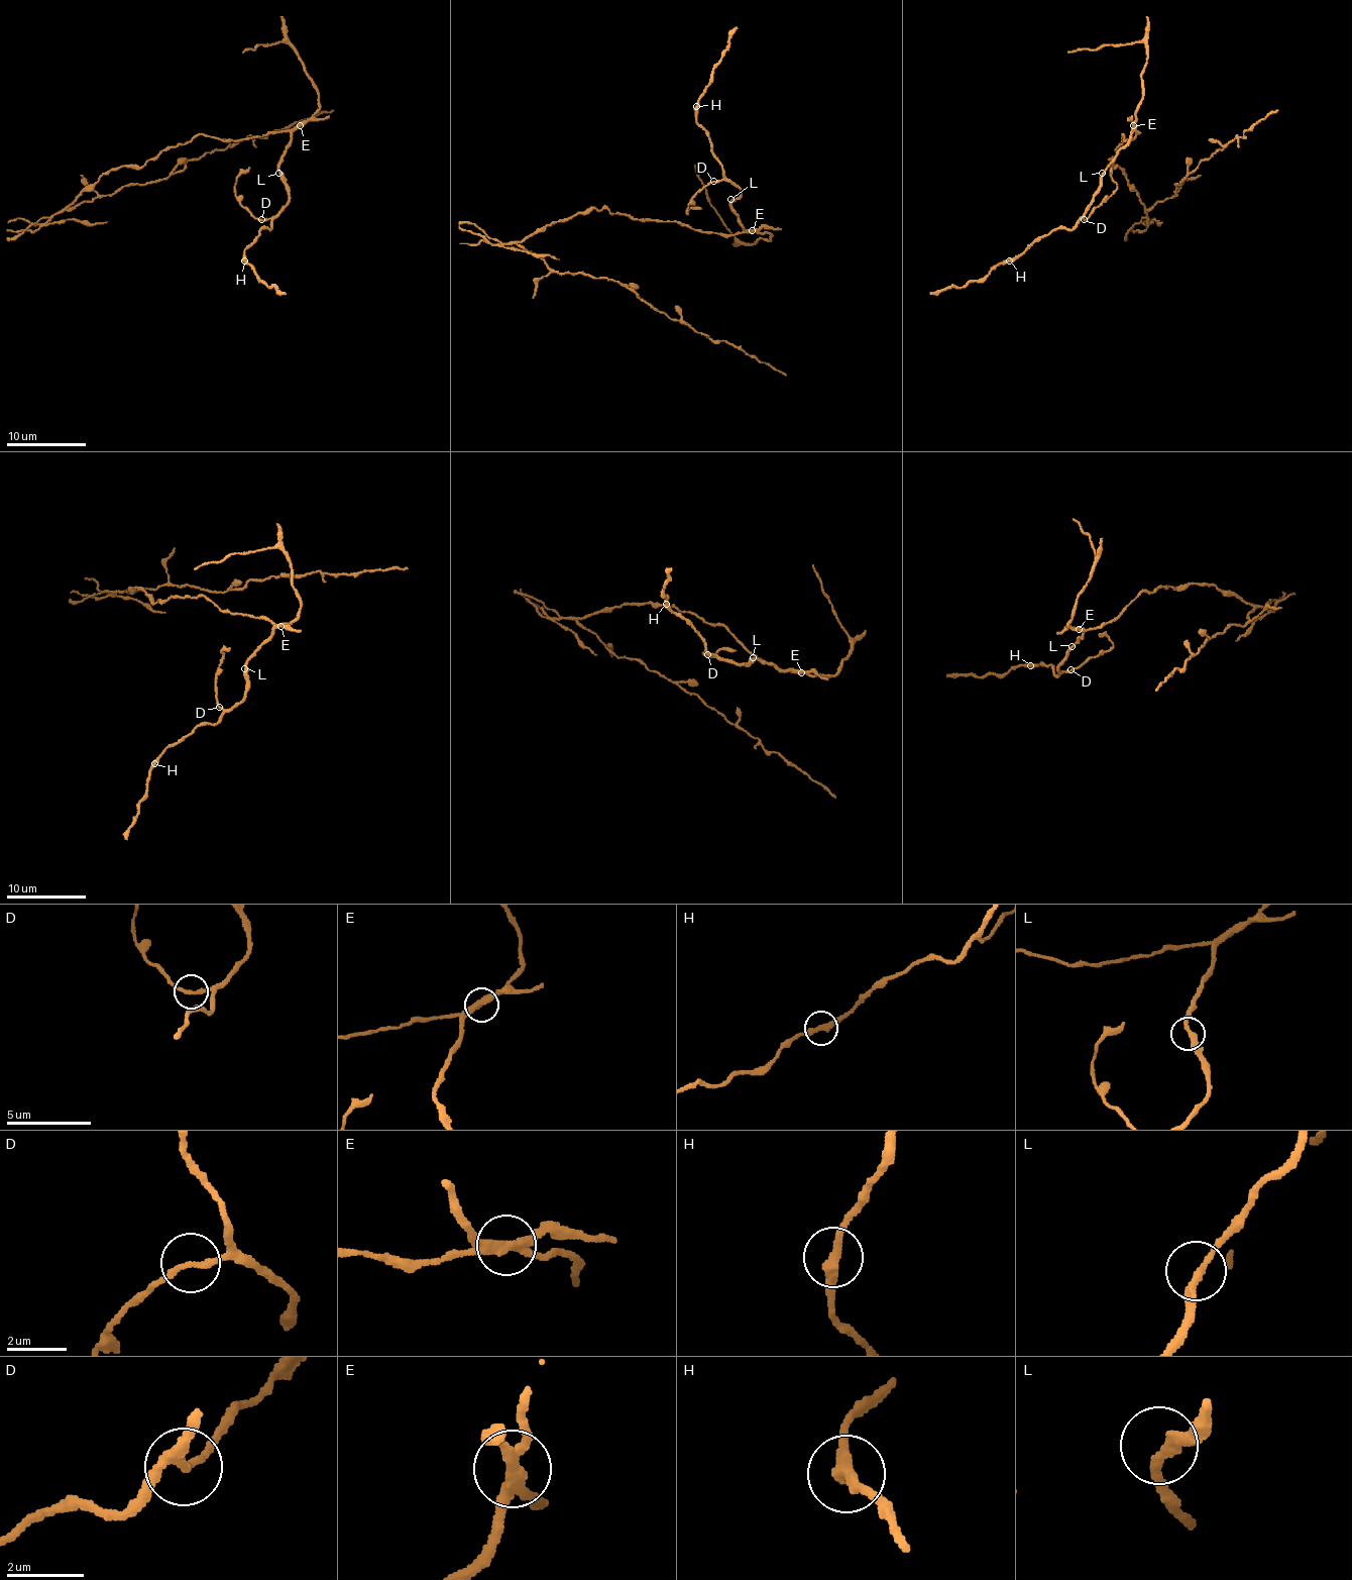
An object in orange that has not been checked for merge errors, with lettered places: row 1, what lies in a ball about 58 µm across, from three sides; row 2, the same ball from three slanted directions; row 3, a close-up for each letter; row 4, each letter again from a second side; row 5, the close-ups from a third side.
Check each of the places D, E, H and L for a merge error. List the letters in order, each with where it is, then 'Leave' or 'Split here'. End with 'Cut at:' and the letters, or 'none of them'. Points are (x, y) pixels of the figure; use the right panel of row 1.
D: Place: (1084, 219). Split here
E: Place: (1133, 125). Split here
H: Place: (1009, 260). Leave
L: Place: (1102, 173). Leave
Cut at: D, E

